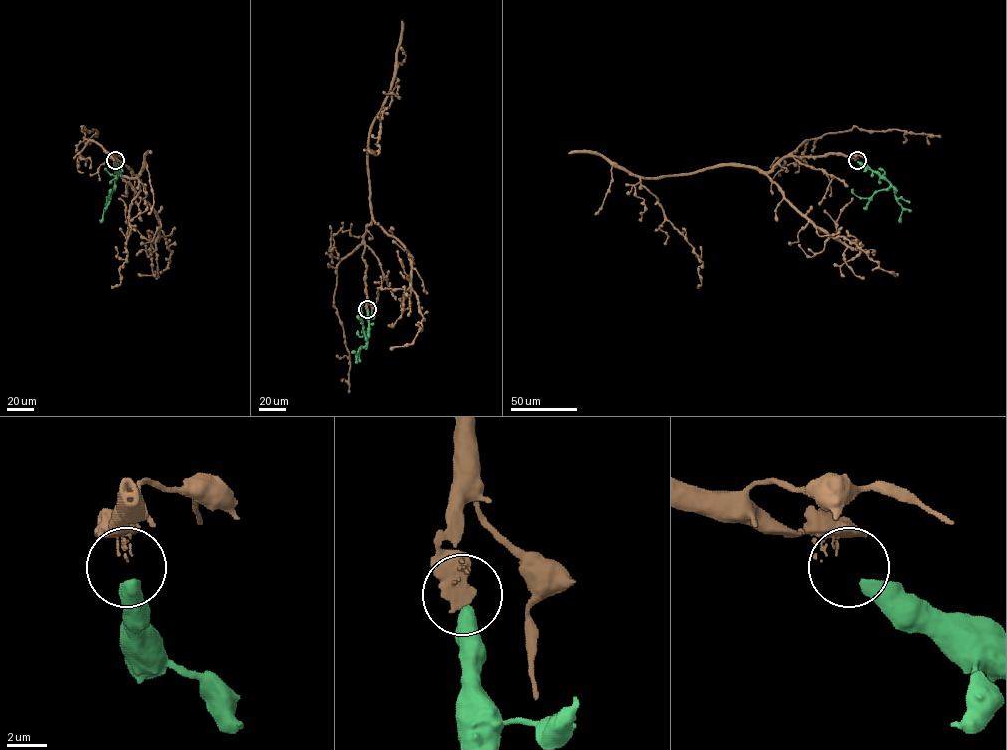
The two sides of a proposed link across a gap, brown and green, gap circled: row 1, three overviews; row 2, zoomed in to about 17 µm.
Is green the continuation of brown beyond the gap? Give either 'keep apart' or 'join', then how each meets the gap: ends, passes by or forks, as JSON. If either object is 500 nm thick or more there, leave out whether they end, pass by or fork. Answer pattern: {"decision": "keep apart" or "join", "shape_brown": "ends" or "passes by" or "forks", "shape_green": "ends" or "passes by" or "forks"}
{"decision": "join"}

